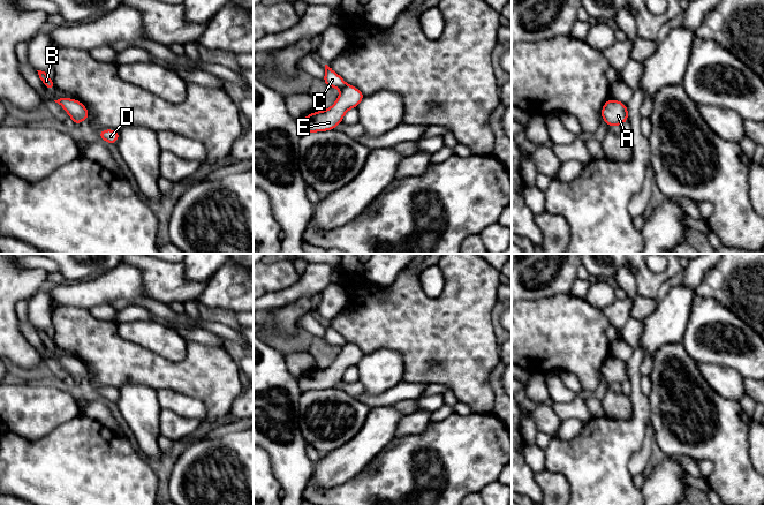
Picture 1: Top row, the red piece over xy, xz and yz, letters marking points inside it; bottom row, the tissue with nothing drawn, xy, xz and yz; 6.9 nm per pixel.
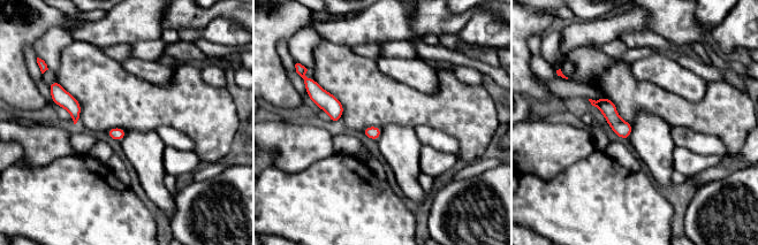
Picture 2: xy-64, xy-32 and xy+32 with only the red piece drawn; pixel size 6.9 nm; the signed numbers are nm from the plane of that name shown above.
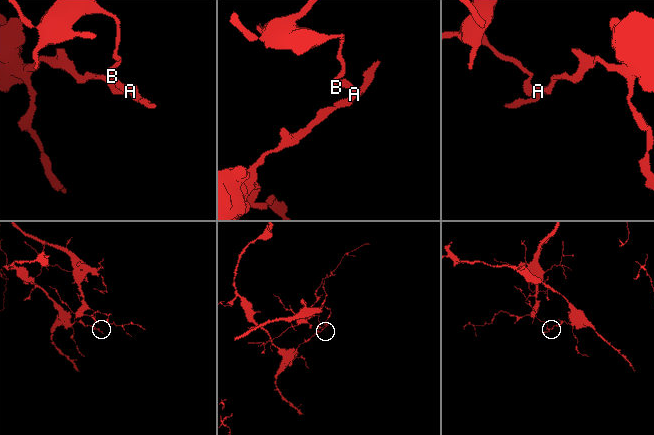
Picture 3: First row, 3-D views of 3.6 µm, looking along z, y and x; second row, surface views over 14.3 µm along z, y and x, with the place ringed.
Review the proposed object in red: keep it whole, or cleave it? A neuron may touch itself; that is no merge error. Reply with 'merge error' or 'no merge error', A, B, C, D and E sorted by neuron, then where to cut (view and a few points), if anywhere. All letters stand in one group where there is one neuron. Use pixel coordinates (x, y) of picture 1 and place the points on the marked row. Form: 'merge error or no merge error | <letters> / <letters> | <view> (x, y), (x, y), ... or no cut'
merge error | A D E / B C | xz (346, 84), (341, 88)

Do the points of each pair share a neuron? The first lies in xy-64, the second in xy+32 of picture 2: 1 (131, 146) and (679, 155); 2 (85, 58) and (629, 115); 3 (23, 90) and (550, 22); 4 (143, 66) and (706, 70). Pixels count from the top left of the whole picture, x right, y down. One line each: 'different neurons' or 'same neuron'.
1: different neurons
2: same neuron
3: same neuron
4: different neurons

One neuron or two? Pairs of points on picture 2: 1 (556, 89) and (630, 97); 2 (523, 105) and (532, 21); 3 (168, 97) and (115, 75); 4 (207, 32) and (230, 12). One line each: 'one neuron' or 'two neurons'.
1: two neurons
2: two neurons
3: one neuron
4: two neurons

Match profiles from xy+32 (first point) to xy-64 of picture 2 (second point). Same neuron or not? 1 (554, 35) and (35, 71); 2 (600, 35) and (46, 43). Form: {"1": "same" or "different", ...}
{"1": "different", "2": "different"}

